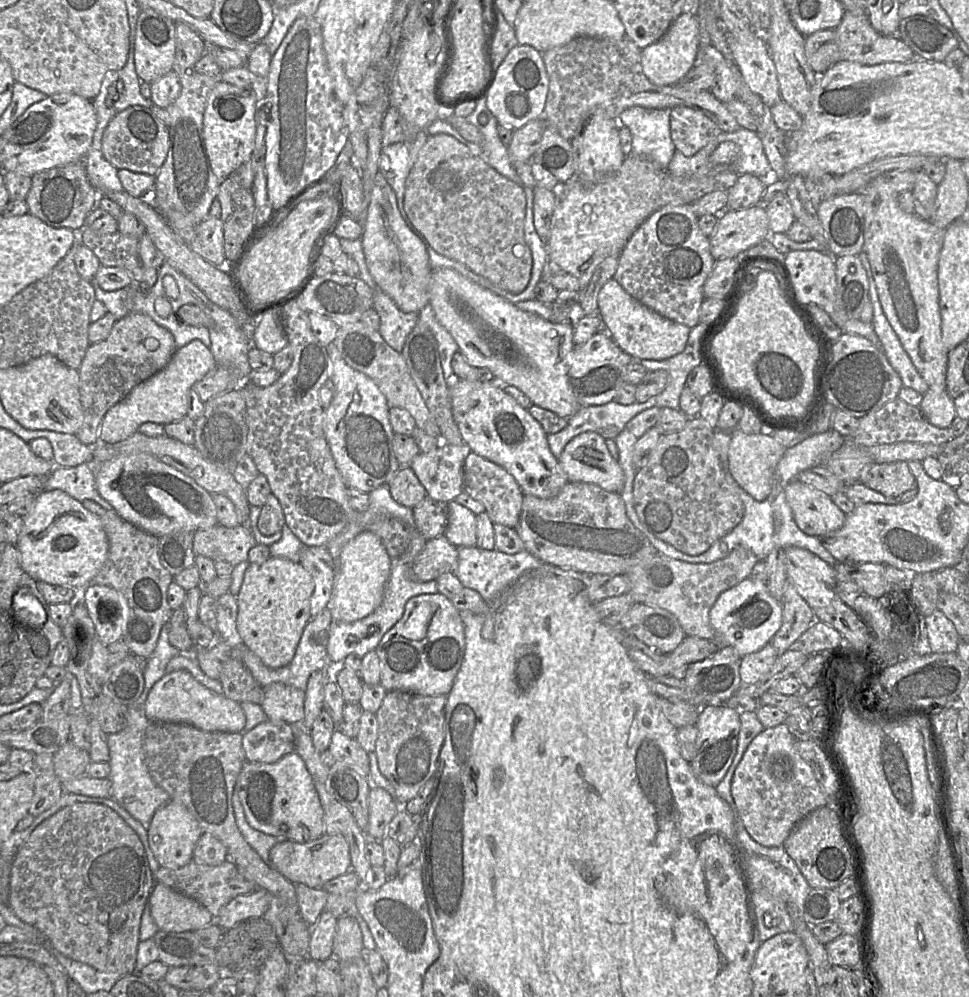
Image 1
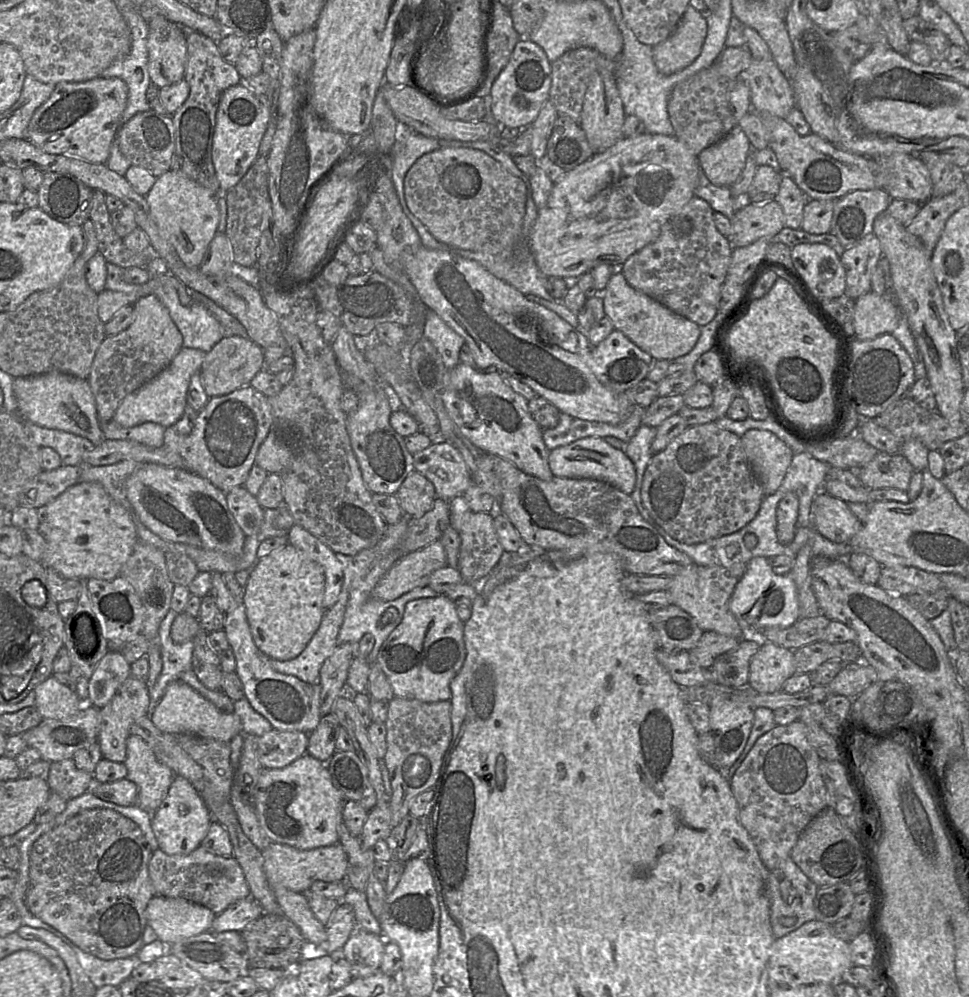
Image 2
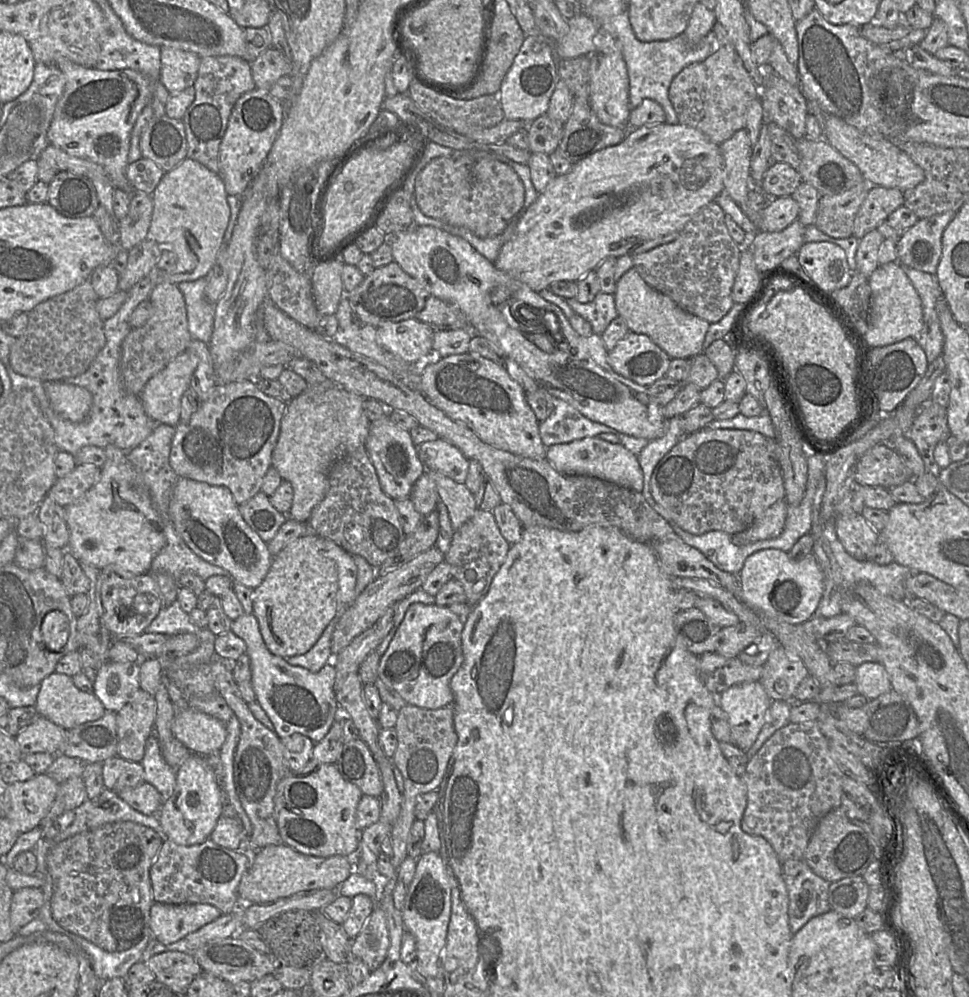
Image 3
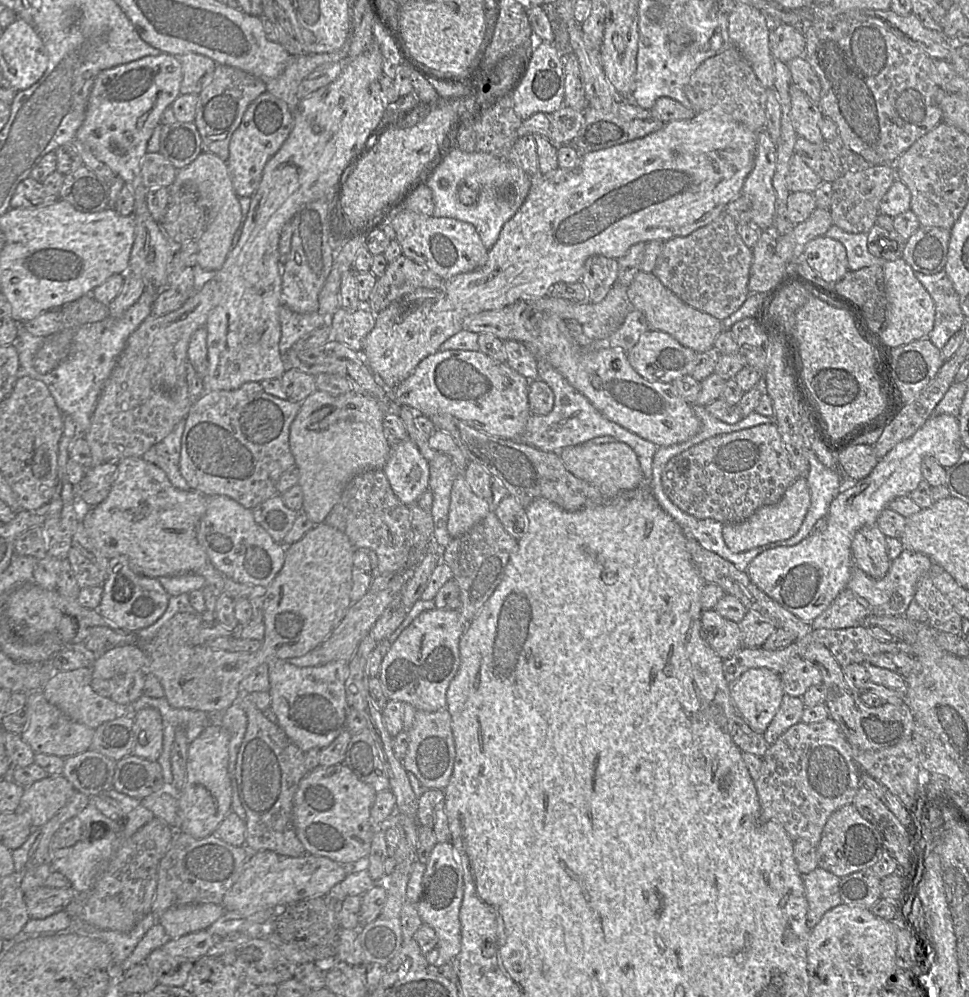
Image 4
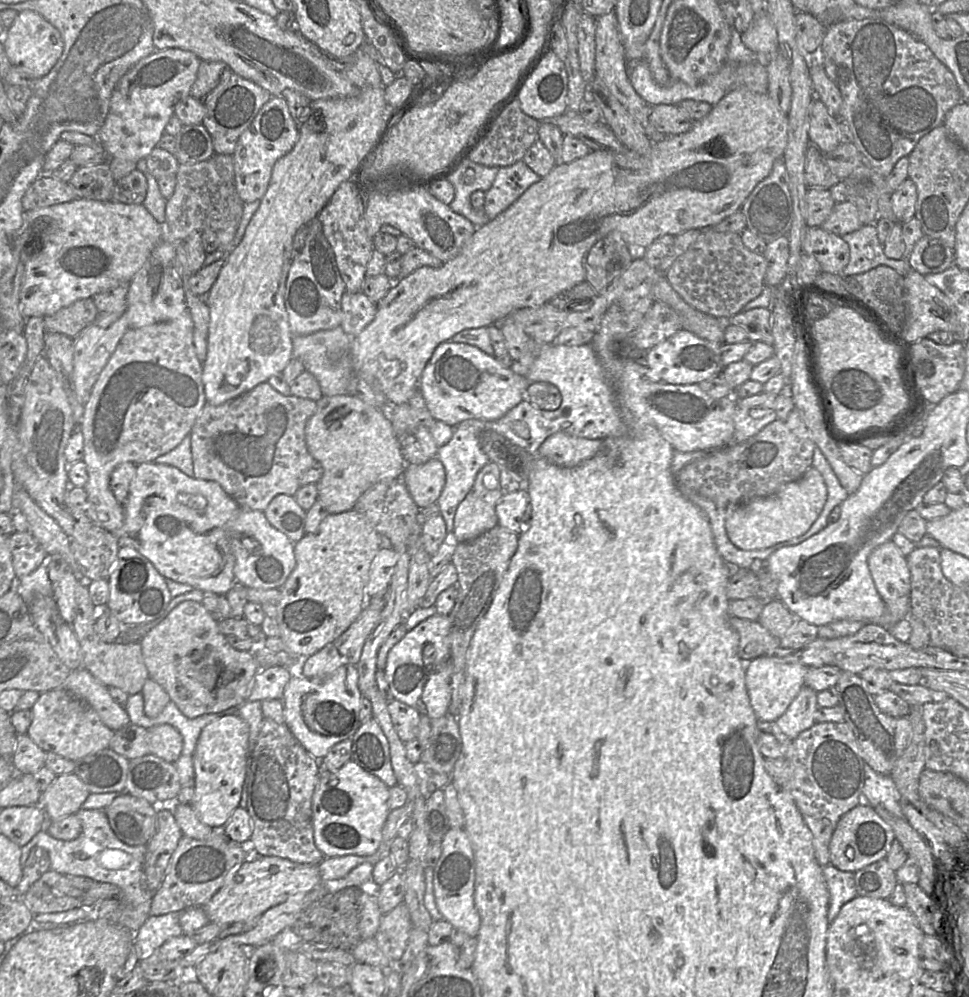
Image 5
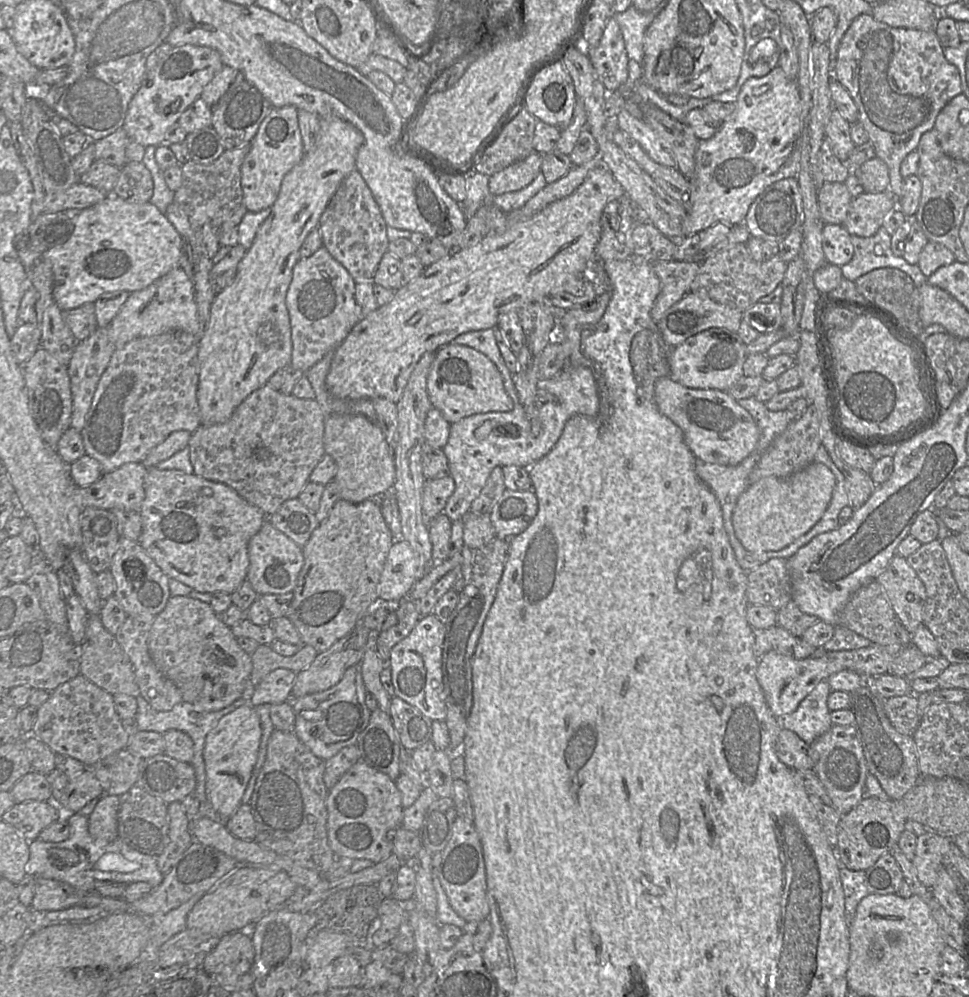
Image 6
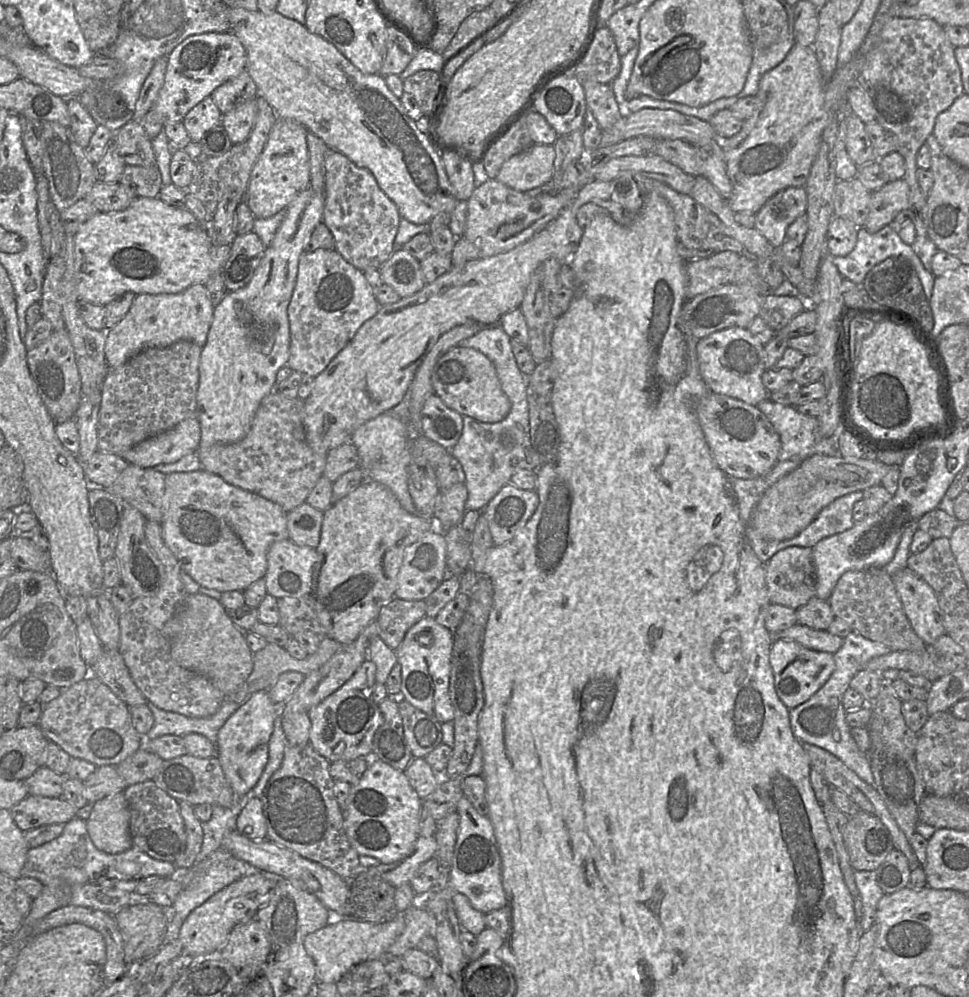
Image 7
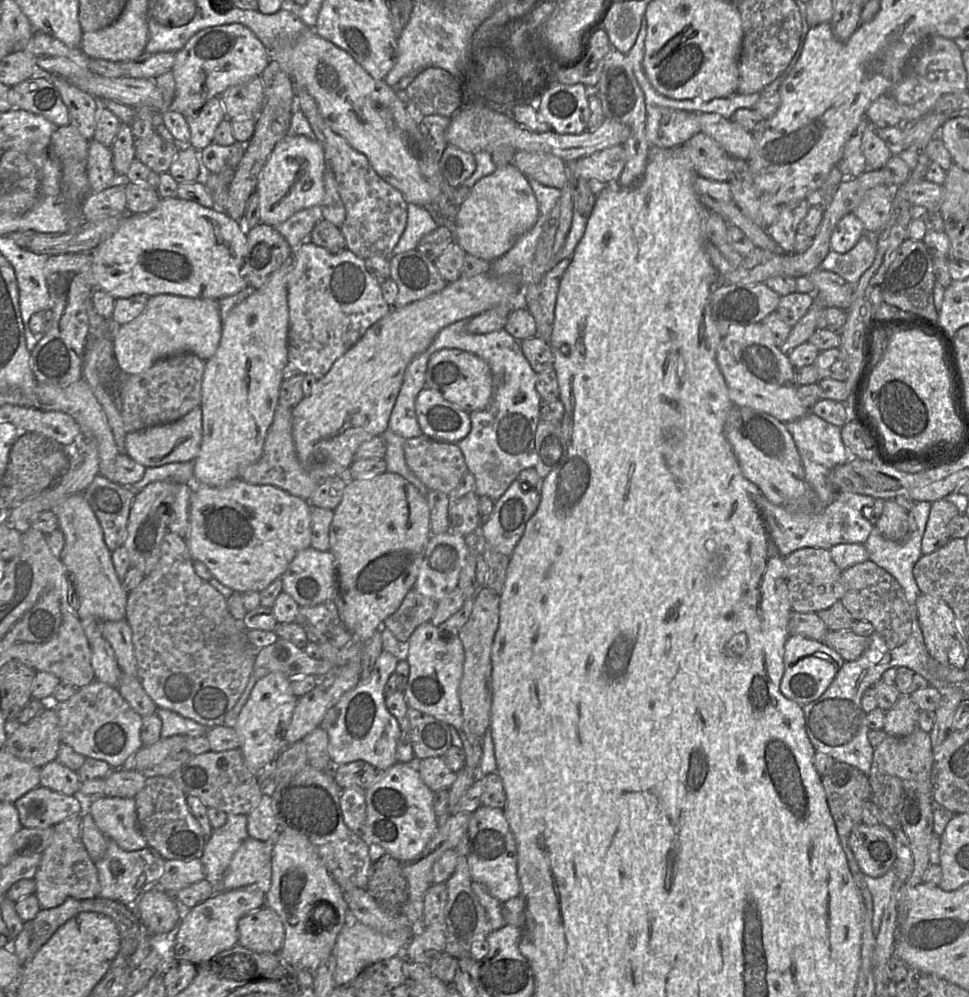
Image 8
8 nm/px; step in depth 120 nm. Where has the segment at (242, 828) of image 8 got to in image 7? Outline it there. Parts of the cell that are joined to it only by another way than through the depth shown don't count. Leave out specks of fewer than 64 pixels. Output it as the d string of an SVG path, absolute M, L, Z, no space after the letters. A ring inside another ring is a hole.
M219 805L212 806L211 818L202 822L203 842L200 853L196 856L195 863L222 848L224 836L236 831L236 820L239 809L225 808Z

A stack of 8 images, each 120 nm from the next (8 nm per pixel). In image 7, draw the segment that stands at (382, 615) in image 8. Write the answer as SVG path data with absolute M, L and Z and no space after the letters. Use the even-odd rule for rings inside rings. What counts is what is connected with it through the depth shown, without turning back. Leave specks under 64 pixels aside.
M365 481L349 492L345 497L333 502L332 505L324 512L320 541L318 546L315 548L318 553L318 559L313 566L312 589L310 592L310 596L314 599L314 603L316 605L316 613L318 621L323 629L323 635L336 640L342 645L355 642L362 630L372 621L377 620L381 608L394 598L397 587L397 576L402 565L406 548L436 527L437 524L433 519L426 519L420 515L411 514L404 510L391 490L376 481Z

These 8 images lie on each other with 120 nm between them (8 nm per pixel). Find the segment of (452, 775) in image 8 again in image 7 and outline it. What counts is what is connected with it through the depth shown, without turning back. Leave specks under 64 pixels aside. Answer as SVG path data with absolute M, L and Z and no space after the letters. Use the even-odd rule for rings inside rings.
M423 757L413 758L404 773L422 800L431 795L440 783L450 780L445 771L436 772Z

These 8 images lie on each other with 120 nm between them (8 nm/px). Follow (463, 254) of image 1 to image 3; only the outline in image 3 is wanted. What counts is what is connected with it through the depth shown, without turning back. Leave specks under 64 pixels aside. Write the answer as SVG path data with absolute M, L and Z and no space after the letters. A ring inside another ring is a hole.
M479 156L436 157L415 180L414 194L420 210L450 225L464 227L481 238L501 234L524 206L524 185L509 165Z

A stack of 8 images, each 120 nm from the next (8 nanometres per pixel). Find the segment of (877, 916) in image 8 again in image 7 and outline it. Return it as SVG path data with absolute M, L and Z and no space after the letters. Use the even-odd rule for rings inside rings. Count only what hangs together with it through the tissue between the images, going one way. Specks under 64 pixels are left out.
M855 870L854 878L863 907L860 928L864 933L874 924L877 904L884 893L876 881L875 871Z

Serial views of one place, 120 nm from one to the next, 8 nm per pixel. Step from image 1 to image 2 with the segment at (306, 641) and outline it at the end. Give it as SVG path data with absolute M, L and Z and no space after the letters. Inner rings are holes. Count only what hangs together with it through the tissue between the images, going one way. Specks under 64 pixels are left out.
M336 553L336 556L341 562L344 571L344 580L338 600L332 607L325 611L317 631L308 642L305 649L297 657L288 661L271 659L271 665L276 671L282 674L296 676L309 684L319 684L321 667L325 660L333 654L338 645L337 636L344 620L349 591L352 584L352 556L340 553Z

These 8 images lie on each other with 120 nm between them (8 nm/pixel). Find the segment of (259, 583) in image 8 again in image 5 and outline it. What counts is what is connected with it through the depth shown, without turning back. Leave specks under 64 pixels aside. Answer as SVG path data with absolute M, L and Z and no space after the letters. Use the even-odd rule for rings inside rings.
M156 462L136 465L136 474L129 487L124 507L123 525L112 531L118 546L132 547L147 558L166 579L191 585L202 592L225 595L237 582L234 576L235 557L227 537L227 524L241 507L214 481L189 477L174 466Z

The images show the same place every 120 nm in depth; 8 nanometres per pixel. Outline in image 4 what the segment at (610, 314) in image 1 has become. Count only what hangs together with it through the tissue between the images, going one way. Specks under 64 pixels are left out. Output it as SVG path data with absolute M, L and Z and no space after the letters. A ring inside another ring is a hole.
M637 273L627 288L627 295L632 308L645 315L651 329L668 333L680 344L696 352L704 352L713 347L716 337L723 330L721 320L685 303L653 273Z

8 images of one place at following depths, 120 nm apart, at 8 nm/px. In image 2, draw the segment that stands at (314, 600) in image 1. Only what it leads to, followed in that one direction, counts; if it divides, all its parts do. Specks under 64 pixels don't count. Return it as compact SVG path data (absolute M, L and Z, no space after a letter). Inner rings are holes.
M298 524L289 529L288 543L322 566L326 578L323 605L326 610L332 607L339 598L344 580L343 566L336 553Z

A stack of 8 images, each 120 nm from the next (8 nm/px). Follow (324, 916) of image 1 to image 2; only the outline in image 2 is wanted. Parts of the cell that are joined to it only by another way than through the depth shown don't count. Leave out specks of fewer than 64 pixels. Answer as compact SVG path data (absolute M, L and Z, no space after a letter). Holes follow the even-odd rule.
M344 903L340 904L331 914L325 928L327 940L319 948L327 954L342 950L342 947L358 928L353 908Z

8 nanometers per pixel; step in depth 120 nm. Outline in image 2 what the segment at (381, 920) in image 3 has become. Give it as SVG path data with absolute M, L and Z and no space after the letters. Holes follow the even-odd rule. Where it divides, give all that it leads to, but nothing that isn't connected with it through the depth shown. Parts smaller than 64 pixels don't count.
M357 929L343 946L343 956L351 965L353 979L365 978L380 970L385 939Z

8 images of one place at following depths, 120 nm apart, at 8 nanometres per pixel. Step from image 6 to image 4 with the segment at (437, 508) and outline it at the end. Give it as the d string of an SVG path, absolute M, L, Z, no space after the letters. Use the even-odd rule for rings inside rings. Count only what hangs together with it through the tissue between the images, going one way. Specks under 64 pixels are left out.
M411 439L391 445L388 460L382 470L396 496L406 505L417 503L419 496L429 489L430 463Z

